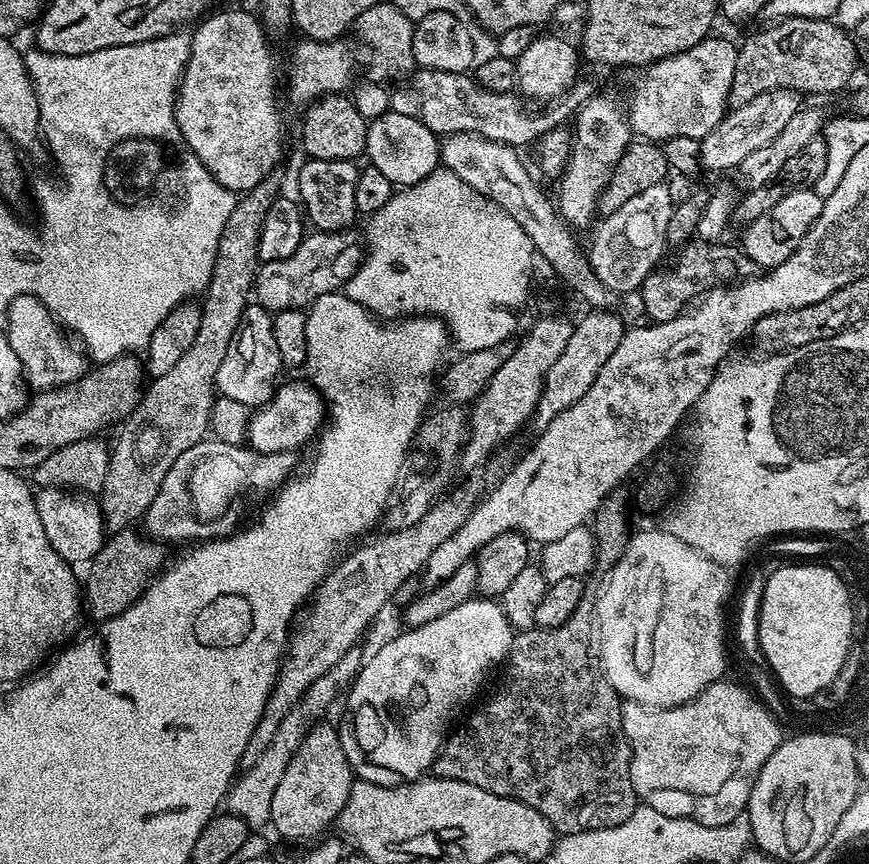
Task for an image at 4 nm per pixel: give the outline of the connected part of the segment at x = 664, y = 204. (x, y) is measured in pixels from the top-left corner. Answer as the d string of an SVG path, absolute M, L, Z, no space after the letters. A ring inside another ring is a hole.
M667 183L649 186L642 194L634 194L630 202L622 202L618 210L607 213L595 225L592 245L586 248L586 255L594 274L610 291L617 294L635 293L650 273L657 271L664 248L669 247L668 227L674 205ZM600 224L600 225L599 225Z

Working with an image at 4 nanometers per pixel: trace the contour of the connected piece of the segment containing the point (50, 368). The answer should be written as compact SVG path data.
M16 296L13 298L8 306L6 319L8 319L8 329L6 329L8 345L19 358L27 383L33 389L48 392L52 388L65 388L67 384L72 383L73 380L79 380L85 372L89 371L89 363L87 365L84 362L86 361L85 353L75 343L72 345L64 337L66 332L60 321L38 297Z

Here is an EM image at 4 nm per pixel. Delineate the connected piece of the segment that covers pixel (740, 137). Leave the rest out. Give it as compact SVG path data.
M776 89L752 98L747 104L733 107L725 113L718 126L700 141L701 167L705 171L708 169L716 172L735 169L752 151L769 145L774 138L778 138L779 132L800 110L800 100L799 93L793 90Z

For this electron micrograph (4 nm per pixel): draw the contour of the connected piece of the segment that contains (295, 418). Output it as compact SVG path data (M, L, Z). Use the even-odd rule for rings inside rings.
M307 379L292 380L289 384L281 383L275 394L268 399L268 403L252 412L252 421L248 424L247 443L255 452L262 454L295 453L296 448L302 447L308 439L311 441L321 431L325 420L324 398Z

